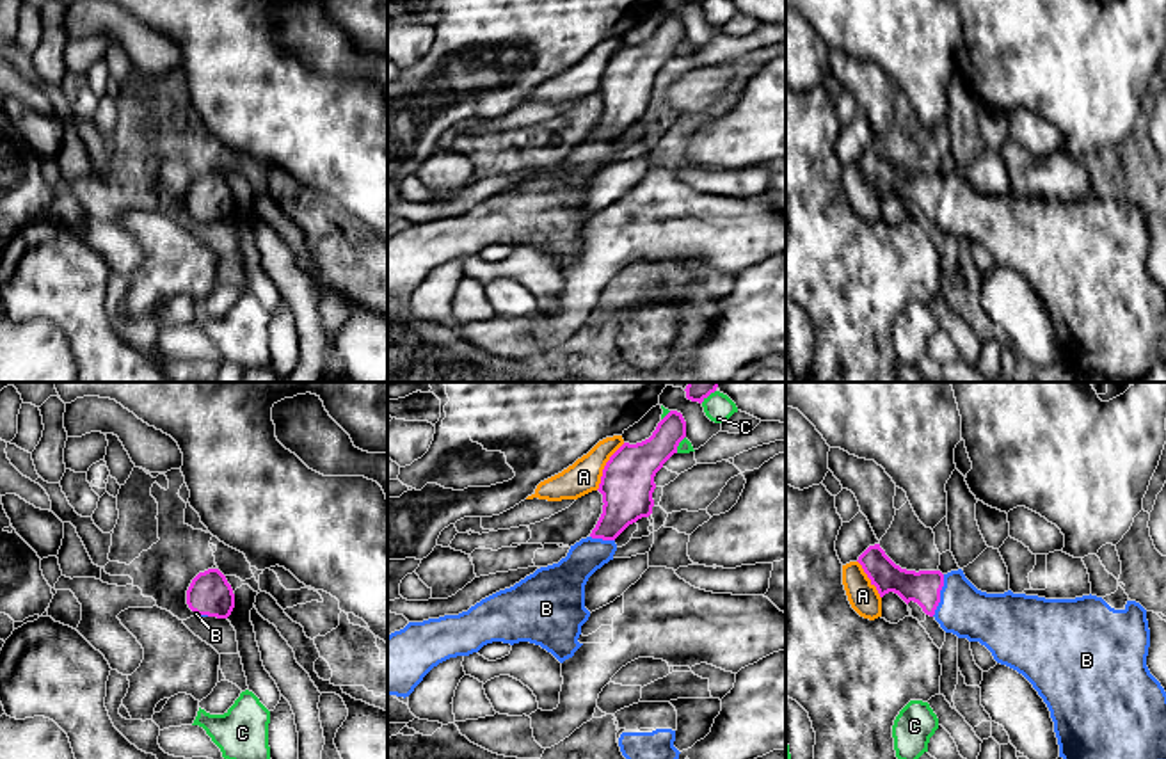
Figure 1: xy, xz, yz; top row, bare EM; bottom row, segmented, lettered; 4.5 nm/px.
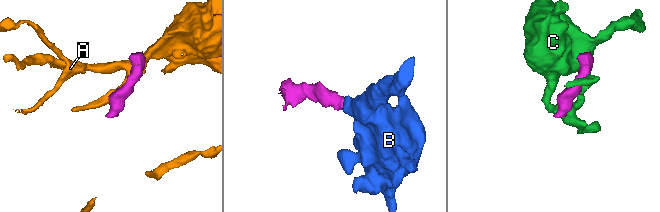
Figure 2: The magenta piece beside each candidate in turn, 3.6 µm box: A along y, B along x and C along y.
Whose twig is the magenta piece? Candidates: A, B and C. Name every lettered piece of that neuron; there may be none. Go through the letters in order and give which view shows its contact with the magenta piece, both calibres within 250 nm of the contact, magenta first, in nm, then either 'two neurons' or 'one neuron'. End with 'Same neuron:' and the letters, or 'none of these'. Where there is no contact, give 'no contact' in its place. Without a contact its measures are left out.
A: xz | 240/150 nm | two neurons
B: yz | 150/240 nm | one neuron
C: xz | 220/60 nm | two neurons
Same neuron: B

